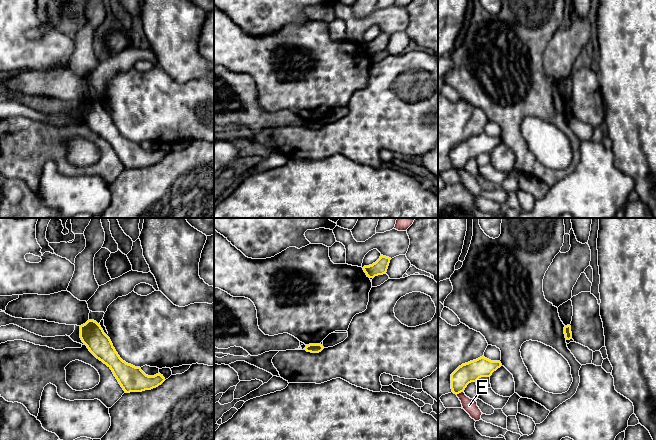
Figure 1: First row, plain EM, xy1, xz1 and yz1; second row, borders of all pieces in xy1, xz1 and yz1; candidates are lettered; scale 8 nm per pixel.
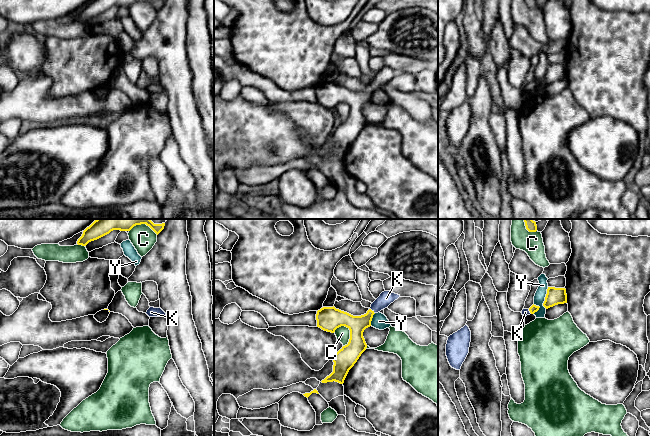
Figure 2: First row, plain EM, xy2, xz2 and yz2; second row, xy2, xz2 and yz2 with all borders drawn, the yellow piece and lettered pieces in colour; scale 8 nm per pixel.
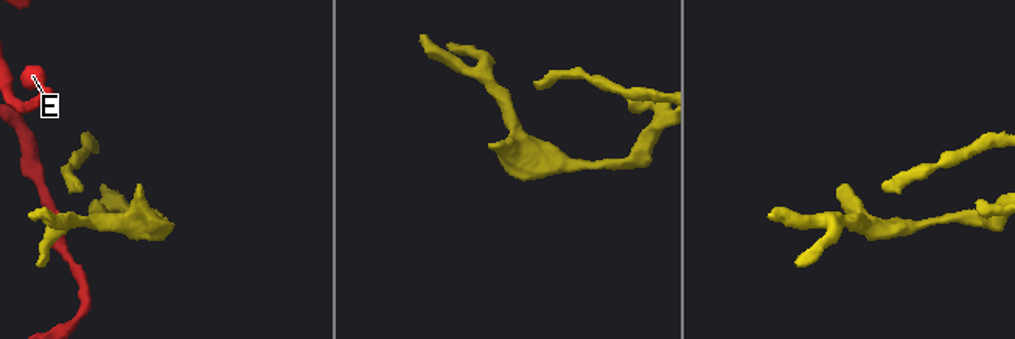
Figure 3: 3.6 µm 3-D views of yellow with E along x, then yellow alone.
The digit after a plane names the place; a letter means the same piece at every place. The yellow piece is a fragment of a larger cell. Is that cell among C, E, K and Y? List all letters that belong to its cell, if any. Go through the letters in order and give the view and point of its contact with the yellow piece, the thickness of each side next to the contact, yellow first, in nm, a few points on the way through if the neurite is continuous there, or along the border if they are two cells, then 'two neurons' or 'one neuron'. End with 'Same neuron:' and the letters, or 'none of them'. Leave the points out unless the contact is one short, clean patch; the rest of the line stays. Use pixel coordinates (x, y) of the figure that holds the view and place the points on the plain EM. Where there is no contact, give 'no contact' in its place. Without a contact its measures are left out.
C: contact xz2 (350, 111); calibres 190 and 120 nm; two neurons
E: contact yz1 (459, 168); calibres 160 and 110 nm; border yz1 (463, 166), (456, 170); two neurons
K: contact xz2 (372, 87); calibres 140 and 110 nm; way xz2 (357, 100), (372, 87), (386, 74); one neuron
Y: contact yz2 (545, 74); calibres 140 and 90 nm; border yz2 (548, 63), (543, 78), (545, 84); two neurons
Same neuron: K

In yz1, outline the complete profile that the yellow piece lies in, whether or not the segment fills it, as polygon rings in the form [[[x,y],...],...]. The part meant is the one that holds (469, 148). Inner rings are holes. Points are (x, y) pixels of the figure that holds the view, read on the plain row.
[[[484,132],[462,140],[451,150],[452,168],[456,171],[463,168],[469,159],[481,153],[490,153],[501,142],[500,137],[491,137]]]

